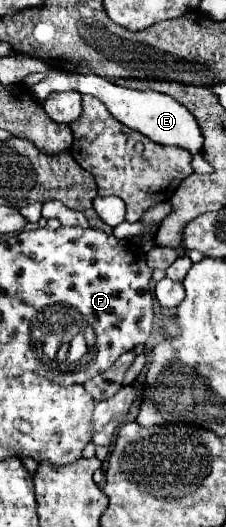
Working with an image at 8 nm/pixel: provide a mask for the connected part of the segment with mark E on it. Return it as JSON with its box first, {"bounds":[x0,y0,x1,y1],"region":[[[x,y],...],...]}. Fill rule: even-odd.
{"bounds":[29,72,203,154],"region":[[[55,72],[55,74],[47,76],[45,80],[37,82],[35,86],[31,86],[29,90],[31,90],[33,100],[37,100],[41,104],[43,104],[43,100],[47,100],[55,92],[77,90],[81,94],[91,94],[91,96],[97,96],[119,122],[145,134],[149,140],[157,142],[157,144],[181,146],[181,148],[189,150],[191,154],[197,154],[203,148],[203,136],[197,126],[197,120],[193,118],[193,114],[185,106],[181,106],[171,96],[165,96],[165,94],[159,94],[153,90],[145,90],[145,92],[129,90],[129,88],[121,88],[121,86],[117,86],[101,76],[95,76],[95,74],[85,76],[85,74],[73,74],[73,72]]]}

